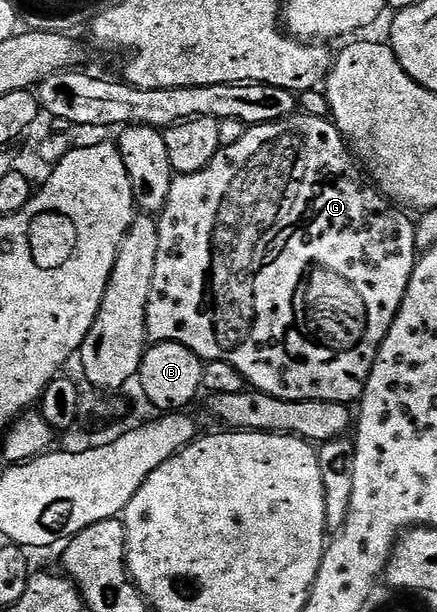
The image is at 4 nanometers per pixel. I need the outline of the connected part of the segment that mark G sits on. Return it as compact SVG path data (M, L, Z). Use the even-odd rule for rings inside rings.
M300 111L284 121L245 128L242 139L221 147L202 171L173 176L166 207L158 215L158 263L154 263L154 283L150 283L146 327L153 342L178 343L197 353L205 363L230 363L257 393L291 401L322 399L356 403L364 394L382 339L386 339L402 307L406 287L410 287L418 260L417 222L411 221L403 208L389 201L365 176L344 136L324 117L311 117Z

